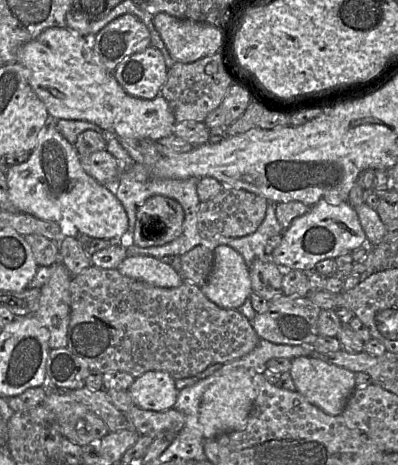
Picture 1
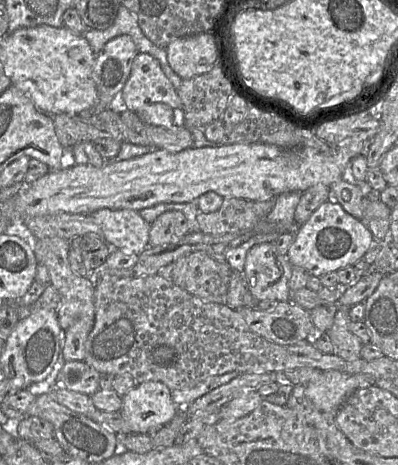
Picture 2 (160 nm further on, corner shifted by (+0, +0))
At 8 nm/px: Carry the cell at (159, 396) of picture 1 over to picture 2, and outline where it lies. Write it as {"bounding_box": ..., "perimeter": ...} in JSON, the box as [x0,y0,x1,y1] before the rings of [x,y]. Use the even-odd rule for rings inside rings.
{"bounding_box":[120,381,184,435],"perimeter":[[[147,381],[137,384],[122,396],[120,413],[131,434],[152,435],[173,419],[179,407],[184,406],[177,406],[173,402],[171,390],[164,383]]]}

